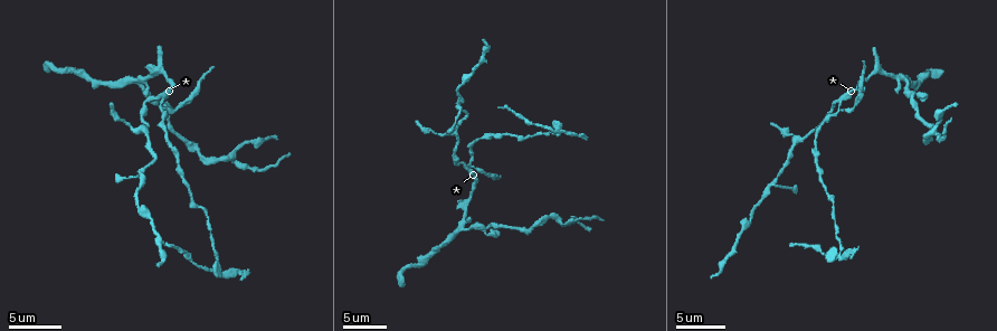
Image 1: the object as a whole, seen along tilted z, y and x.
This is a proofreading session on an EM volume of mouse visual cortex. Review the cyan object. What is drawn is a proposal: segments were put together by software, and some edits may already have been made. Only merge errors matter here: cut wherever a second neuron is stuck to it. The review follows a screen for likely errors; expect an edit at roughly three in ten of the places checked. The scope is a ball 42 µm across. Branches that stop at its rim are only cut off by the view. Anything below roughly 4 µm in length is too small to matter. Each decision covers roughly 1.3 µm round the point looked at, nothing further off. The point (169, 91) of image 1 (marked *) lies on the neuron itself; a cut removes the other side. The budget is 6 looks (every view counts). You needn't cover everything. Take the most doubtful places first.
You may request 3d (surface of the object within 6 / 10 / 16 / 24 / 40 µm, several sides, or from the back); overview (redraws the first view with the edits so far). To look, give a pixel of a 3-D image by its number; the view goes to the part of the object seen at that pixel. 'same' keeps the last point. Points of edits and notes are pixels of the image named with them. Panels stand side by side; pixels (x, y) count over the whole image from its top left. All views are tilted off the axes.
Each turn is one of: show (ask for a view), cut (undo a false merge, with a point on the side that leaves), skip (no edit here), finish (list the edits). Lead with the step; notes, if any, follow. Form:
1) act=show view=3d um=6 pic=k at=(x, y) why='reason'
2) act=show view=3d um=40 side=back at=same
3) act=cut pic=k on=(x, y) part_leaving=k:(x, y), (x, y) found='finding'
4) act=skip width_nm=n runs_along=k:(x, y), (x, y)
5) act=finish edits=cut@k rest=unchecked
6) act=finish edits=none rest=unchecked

act=show view=3d um=16 pic=1 at=(839, 102) why='small branch off a trunk'

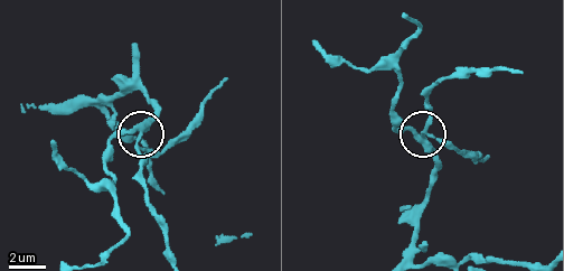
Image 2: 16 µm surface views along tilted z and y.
act=cut pic=2 on=(157, 151) part_leaving=2:(140, 147), (160, 150), (168, 146), (227, 78) found='two neurons meet here'

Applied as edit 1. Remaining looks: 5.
act=show view=overview

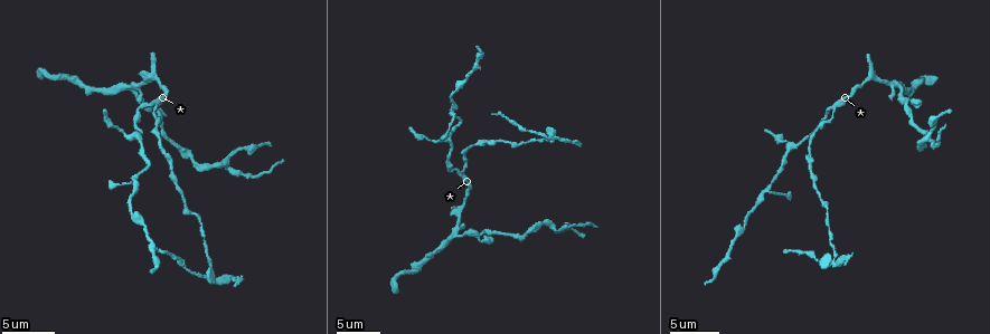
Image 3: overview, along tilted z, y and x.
act=show view=3d um=6 pic=3 at=(226, 164)

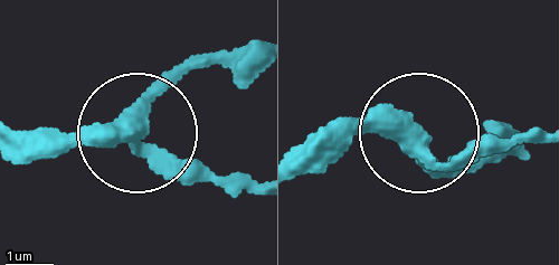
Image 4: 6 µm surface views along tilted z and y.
act=skip width_nm=310 runs_along=4:(22, 131), (132, 133), (198, 62) found='continuous, no second neuron'

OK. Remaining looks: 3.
act=show view=3d um=10 pic=3 at=(139, 140) why='three arms meet'

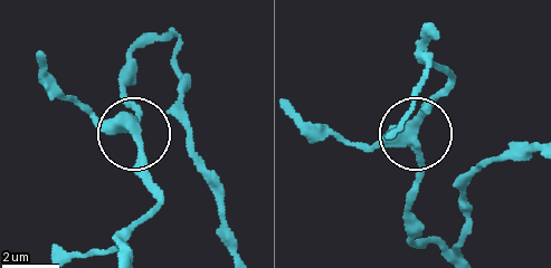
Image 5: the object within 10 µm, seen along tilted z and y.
act=show view=3d um=10 side=back pic=5 at=(410, 124) why='other side'

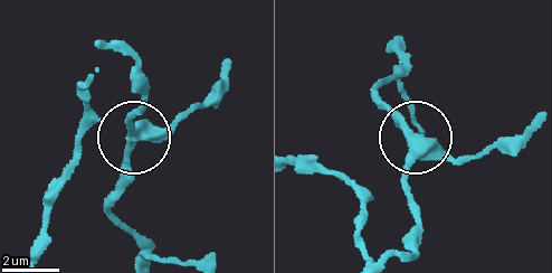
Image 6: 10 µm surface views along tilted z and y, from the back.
act=skip width_nm=360 found='all the same neuron'

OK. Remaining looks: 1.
act=finish edits=cut@2 rest=unchecked

